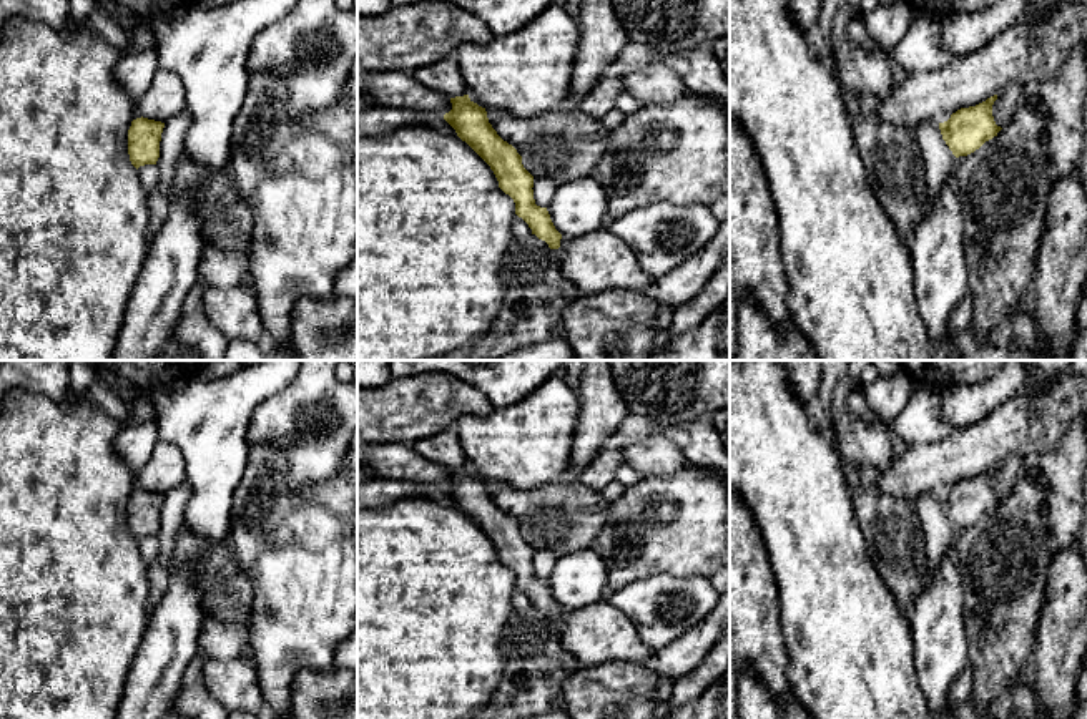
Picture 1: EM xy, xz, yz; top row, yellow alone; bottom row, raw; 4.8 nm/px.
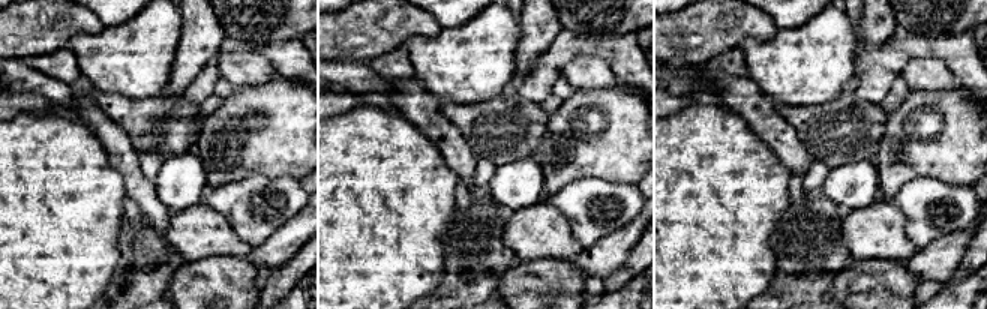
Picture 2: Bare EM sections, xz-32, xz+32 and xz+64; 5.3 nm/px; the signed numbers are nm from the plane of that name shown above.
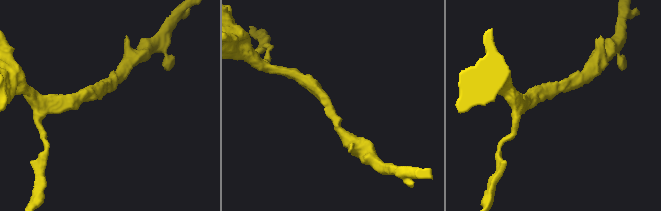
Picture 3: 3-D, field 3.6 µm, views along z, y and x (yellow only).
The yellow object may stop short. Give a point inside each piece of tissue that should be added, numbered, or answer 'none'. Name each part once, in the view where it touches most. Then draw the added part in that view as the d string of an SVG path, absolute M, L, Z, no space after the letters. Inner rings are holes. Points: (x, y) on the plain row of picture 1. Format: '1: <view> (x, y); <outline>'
none

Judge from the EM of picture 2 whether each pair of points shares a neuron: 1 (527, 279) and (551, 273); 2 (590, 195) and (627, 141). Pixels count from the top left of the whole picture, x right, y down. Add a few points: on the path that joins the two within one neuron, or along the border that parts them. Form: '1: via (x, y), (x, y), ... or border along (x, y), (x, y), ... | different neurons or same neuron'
1: via (533, 279), (545, 279) | same neuron
2: border along (635, 183), (579, 177), (567, 185) | different neurons

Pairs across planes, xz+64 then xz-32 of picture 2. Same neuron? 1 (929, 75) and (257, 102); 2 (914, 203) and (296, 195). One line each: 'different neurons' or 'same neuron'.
1: different neurons
2: same neuron

